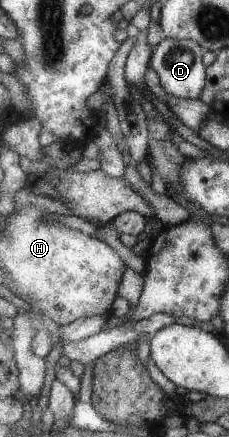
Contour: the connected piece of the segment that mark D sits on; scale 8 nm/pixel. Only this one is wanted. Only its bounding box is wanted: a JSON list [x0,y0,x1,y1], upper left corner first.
[151,37,207,100]

